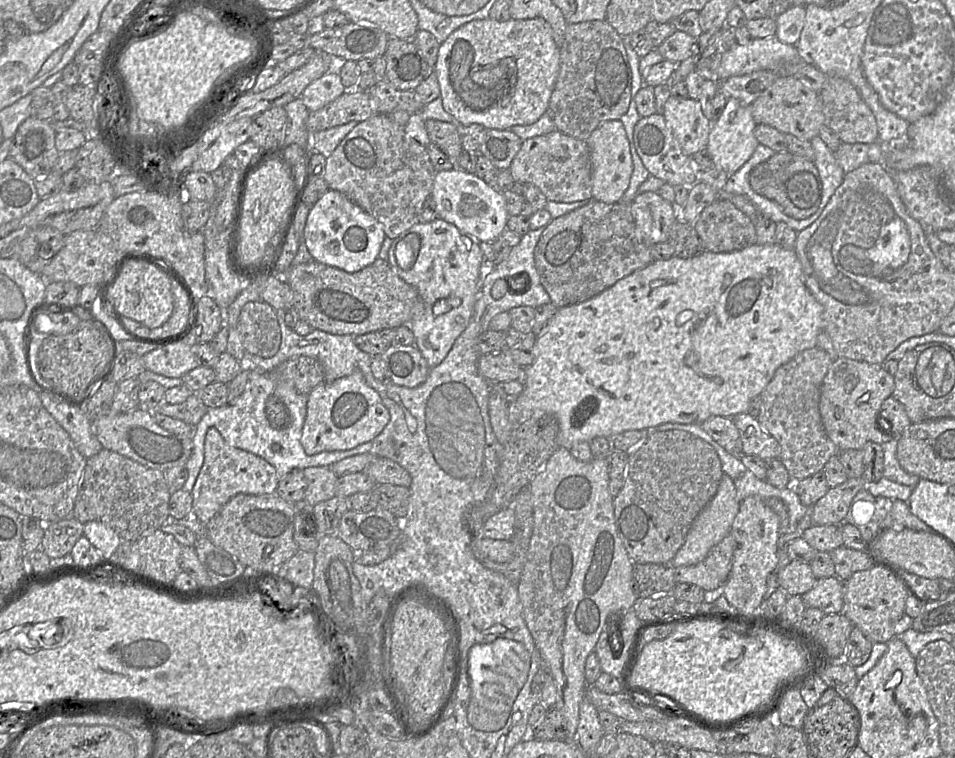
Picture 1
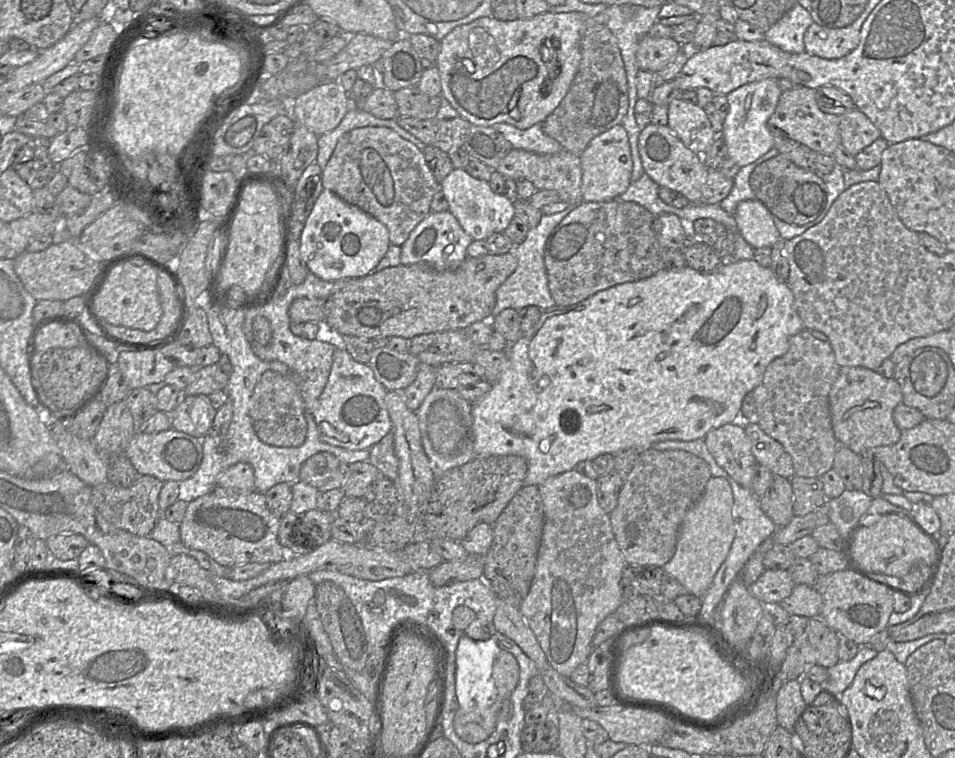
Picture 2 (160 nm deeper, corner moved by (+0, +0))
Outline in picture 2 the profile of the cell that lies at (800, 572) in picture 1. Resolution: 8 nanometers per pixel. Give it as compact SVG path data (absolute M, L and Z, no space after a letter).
M783 569L765 570L748 587L749 592L764 605L776 605L788 597L795 583L789 572Z

